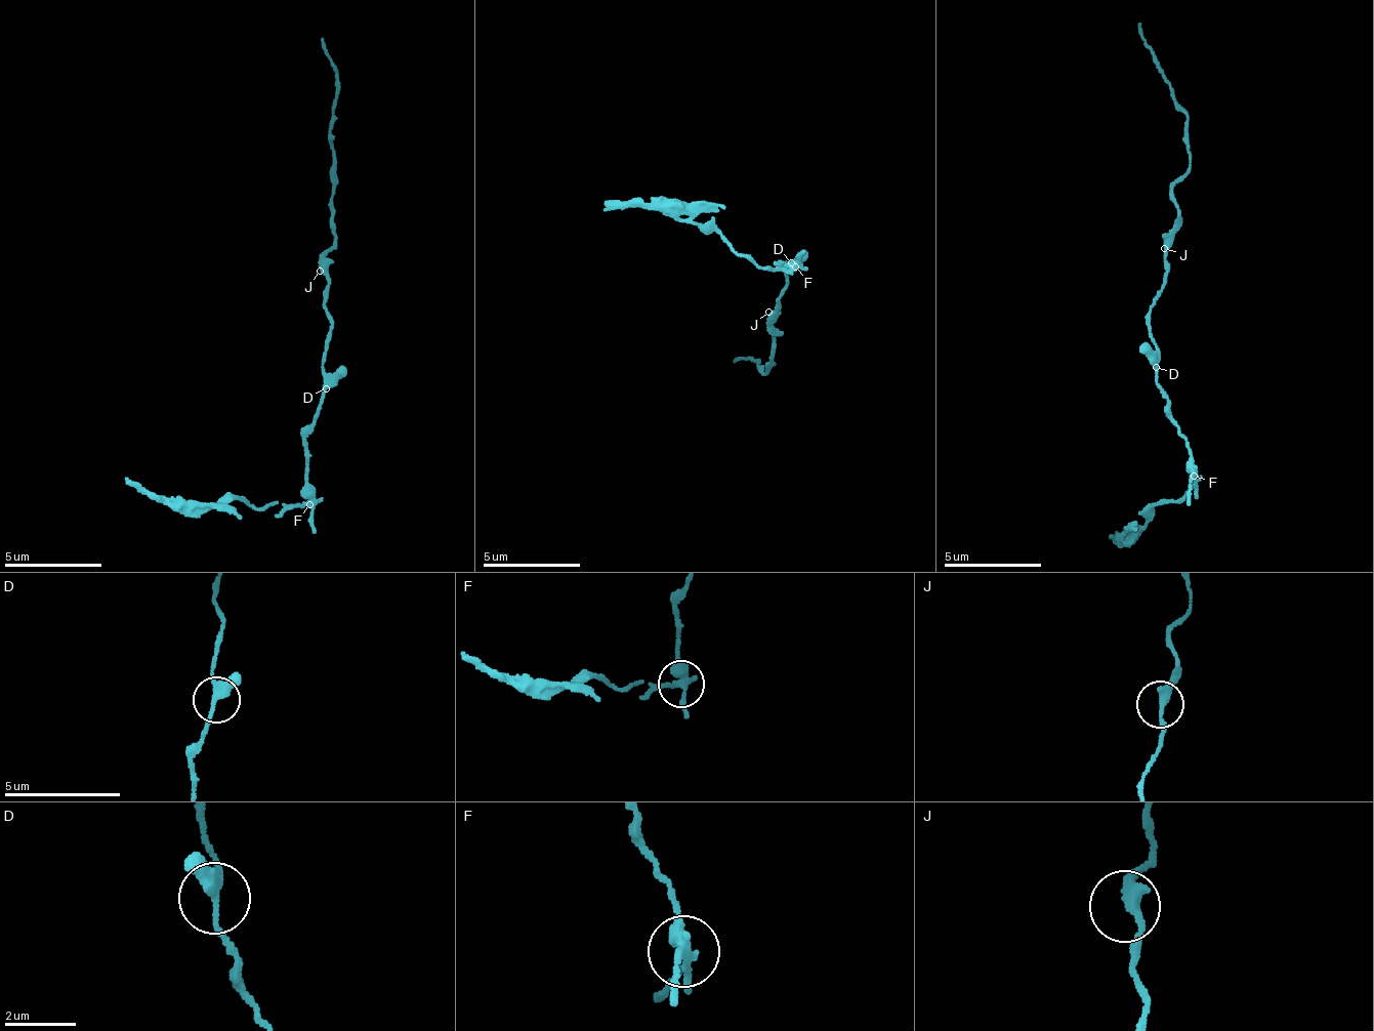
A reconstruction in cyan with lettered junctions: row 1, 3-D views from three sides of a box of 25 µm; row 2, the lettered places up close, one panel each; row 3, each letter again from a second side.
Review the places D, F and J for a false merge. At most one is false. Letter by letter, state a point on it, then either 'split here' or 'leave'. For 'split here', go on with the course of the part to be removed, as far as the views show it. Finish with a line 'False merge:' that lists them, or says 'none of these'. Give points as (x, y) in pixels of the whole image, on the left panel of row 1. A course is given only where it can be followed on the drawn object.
D: place (326, 388); leave
F: place (309, 504); split here; course (310, 502), (201, 502), (138, 493), (125, 481)
J: place (320, 271); leave
False merge: F

